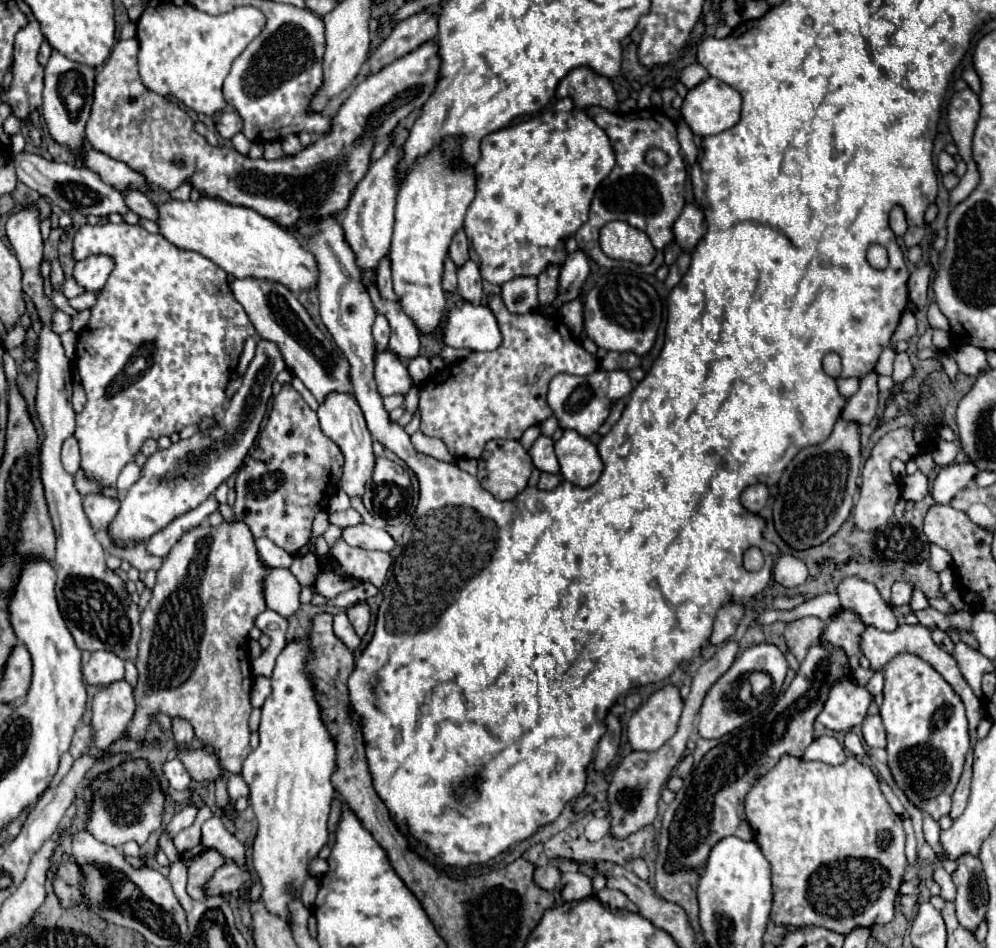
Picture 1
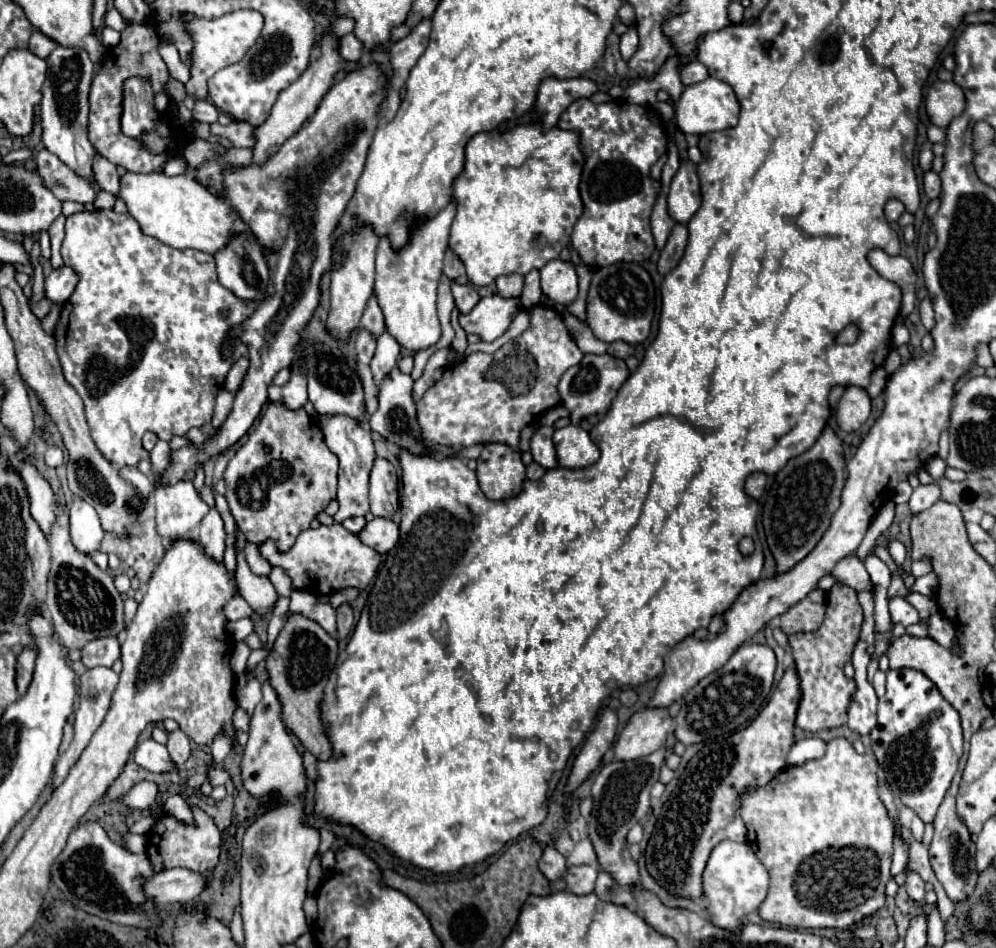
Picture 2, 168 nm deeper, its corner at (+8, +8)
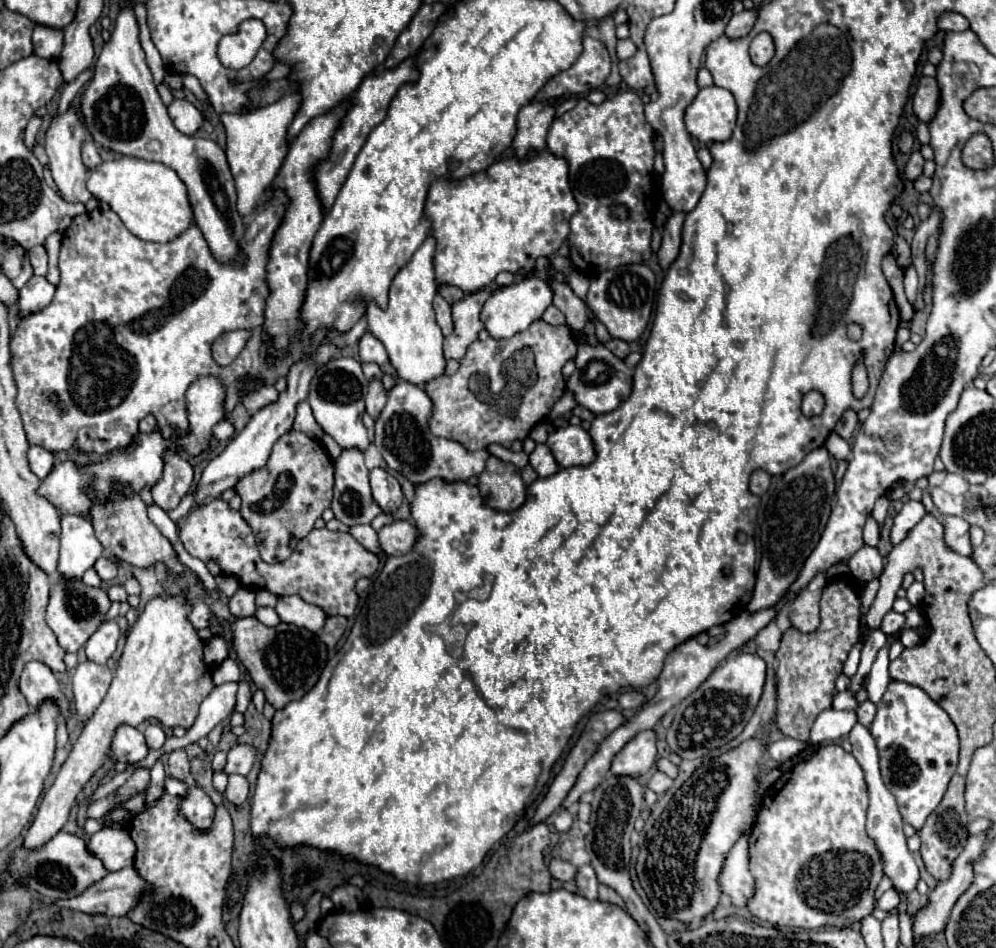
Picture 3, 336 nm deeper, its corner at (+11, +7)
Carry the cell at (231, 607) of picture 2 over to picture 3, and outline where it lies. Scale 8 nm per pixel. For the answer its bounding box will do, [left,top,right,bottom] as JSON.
[187,602,211,630]

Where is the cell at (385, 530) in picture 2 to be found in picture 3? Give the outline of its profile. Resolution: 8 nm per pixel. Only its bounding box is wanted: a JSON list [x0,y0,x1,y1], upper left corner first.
[377,520,419,556]

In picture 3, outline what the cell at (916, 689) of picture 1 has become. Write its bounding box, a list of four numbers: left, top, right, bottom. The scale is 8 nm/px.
[871,680,959,830]

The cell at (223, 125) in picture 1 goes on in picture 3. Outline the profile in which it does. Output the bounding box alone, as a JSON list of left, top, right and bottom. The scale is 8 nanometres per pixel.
[167,100,203,136]

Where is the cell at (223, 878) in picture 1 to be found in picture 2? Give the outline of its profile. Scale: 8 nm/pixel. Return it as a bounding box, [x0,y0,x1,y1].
[146,869,212,905]

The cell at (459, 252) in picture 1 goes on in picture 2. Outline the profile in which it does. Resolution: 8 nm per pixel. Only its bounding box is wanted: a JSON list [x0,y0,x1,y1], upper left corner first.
[444,249,468,283]

